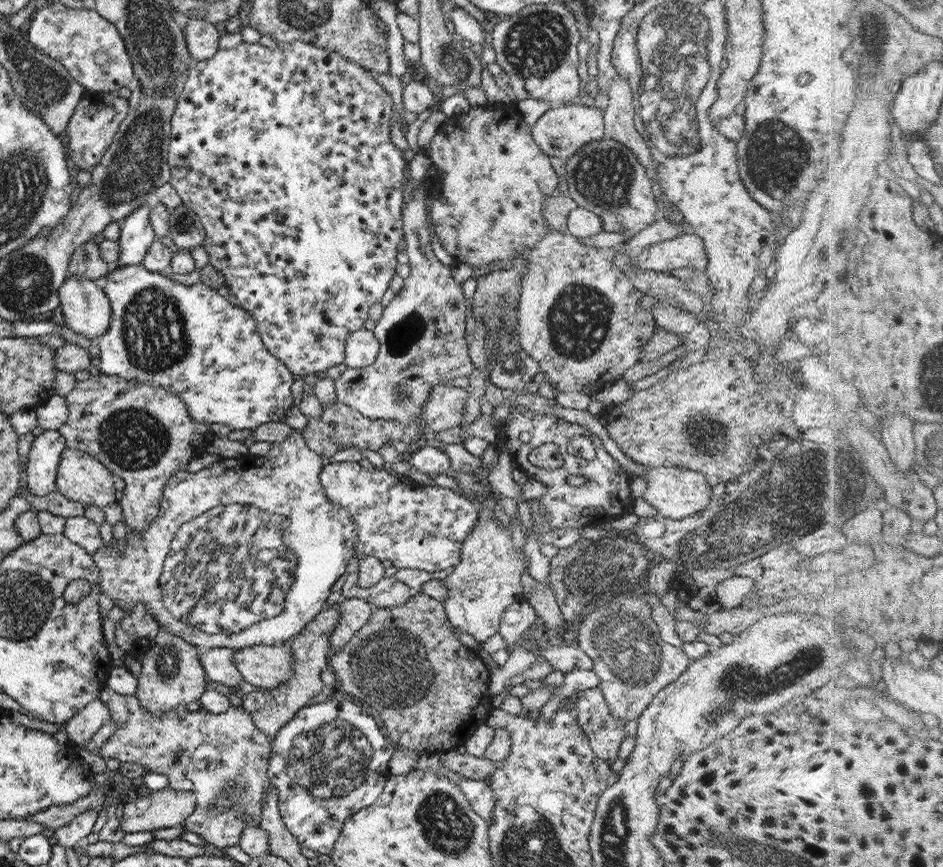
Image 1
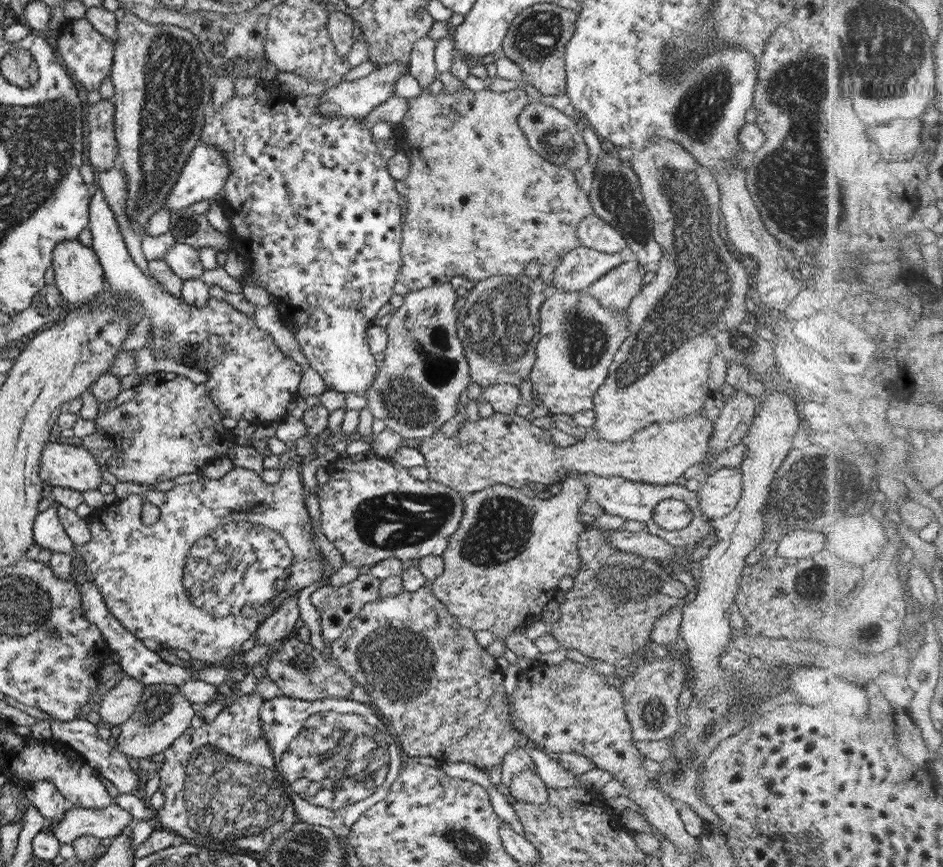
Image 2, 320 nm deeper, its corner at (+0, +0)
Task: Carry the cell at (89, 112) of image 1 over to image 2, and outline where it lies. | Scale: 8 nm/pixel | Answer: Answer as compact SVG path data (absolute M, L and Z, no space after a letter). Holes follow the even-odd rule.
M100 99L85 112L87 122L87 156L89 164L99 173L116 165L116 140L114 135L114 106L111 100Z

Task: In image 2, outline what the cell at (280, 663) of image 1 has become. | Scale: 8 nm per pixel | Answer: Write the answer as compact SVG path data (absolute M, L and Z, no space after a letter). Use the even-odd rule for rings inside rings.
M290 635L286 639L282 640L282 645L281 645L281 650L277 651L276 653L273 653L269 658L265 661L265 663L261 667L261 672L264 673L266 677L269 677L269 680L271 680L277 688L279 688L279 694L286 696L287 698L295 699L295 700L305 700L305 701L317 701L317 700L322 700L322 699L346 699L347 695L353 690L353 680L351 677L347 676L343 669L338 665L334 665L332 663L331 658L331 663L325 658L322 657L309 643L303 643L301 640L297 639L296 635Z

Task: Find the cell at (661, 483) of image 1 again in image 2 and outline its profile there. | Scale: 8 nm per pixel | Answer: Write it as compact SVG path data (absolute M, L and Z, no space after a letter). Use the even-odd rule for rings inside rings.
M721 467L705 478L699 478L699 481L700 487L694 497L707 518L721 518L735 508L741 495L739 467Z

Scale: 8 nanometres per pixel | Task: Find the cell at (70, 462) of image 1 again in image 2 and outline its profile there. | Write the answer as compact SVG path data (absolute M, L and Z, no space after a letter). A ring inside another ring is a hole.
M60 440L43 446L38 474L51 487L65 487L82 493L97 489L102 482L100 469L87 449Z

